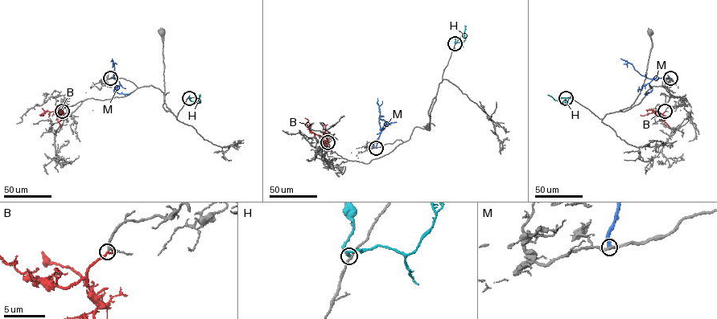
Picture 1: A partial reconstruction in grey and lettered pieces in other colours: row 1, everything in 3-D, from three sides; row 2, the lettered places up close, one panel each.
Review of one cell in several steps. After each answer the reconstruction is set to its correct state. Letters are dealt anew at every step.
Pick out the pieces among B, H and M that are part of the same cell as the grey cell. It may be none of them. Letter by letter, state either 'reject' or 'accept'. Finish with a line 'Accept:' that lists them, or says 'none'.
B: accept
H: reject
M: reject
Accept: B

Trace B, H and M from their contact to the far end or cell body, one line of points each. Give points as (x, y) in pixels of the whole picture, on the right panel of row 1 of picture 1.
B: (665, 111), (663, 116), (657, 111), (640, 115)
H: (566, 97), (564, 103), (548, 95)
M: (670, 78), (649, 79), (620, 58)

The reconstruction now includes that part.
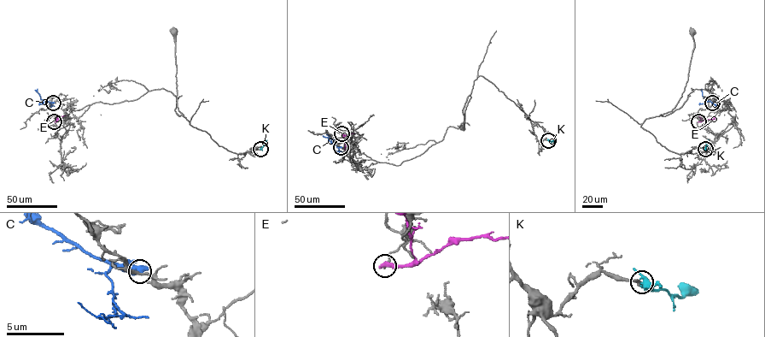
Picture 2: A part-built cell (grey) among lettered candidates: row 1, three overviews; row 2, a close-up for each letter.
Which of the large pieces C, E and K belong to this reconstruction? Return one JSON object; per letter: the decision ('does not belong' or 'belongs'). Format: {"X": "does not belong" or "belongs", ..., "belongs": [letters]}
{"C": "does not belong", "E": "does not belong", "K": "belongs", "belongs": ["K"]}

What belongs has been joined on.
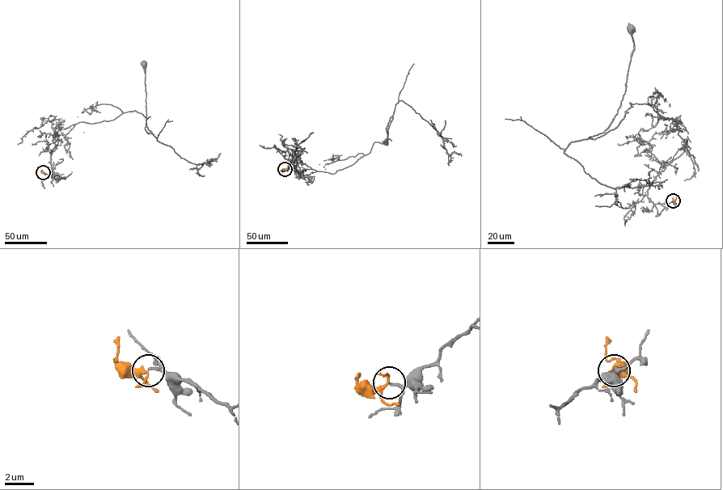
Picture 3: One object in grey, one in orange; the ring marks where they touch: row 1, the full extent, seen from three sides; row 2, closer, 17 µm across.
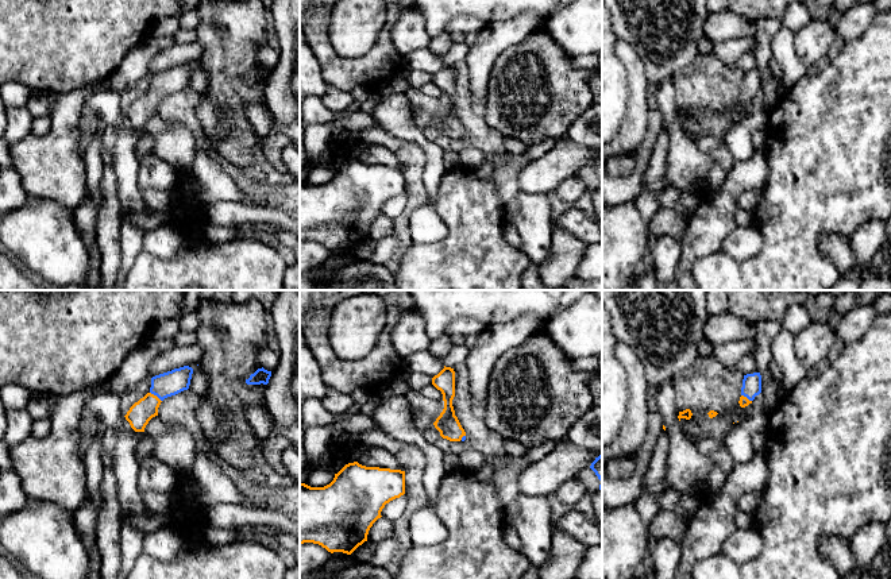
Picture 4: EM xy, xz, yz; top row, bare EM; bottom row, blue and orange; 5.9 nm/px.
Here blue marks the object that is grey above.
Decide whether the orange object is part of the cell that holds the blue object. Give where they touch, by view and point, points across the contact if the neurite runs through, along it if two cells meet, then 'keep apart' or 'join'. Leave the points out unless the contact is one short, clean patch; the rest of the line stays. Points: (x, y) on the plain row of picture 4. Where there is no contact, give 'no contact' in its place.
contact xy (155, 92); way xy (169, 81), (155, 92), (139, 112); join

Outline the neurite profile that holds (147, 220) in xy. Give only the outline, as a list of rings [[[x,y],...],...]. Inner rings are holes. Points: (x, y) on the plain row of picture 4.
[[[144,211],[143,213],[130,217],[128,221],[136,224],[140,229],[147,232],[153,228],[169,224],[170,216],[167,211],[166,212]]]

